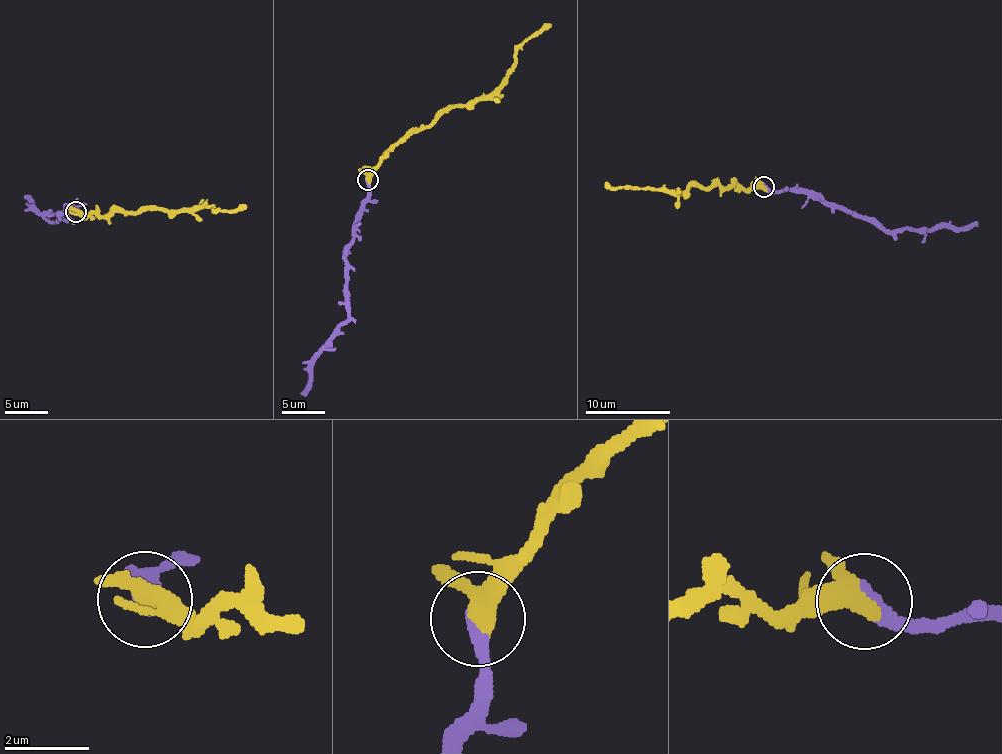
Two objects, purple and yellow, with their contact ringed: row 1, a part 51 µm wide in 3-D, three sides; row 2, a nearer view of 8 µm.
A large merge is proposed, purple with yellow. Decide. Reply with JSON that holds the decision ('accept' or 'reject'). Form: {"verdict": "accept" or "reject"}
{"verdict": "accept"}

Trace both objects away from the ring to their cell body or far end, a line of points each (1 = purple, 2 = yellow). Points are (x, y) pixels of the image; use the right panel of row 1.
1: (764, 188), (802, 192), (875, 218), (894, 231), (969, 228), (978, 223)
2: (764, 188), (691, 186), (676, 195), (656, 188), (616, 191), (604, 184)

